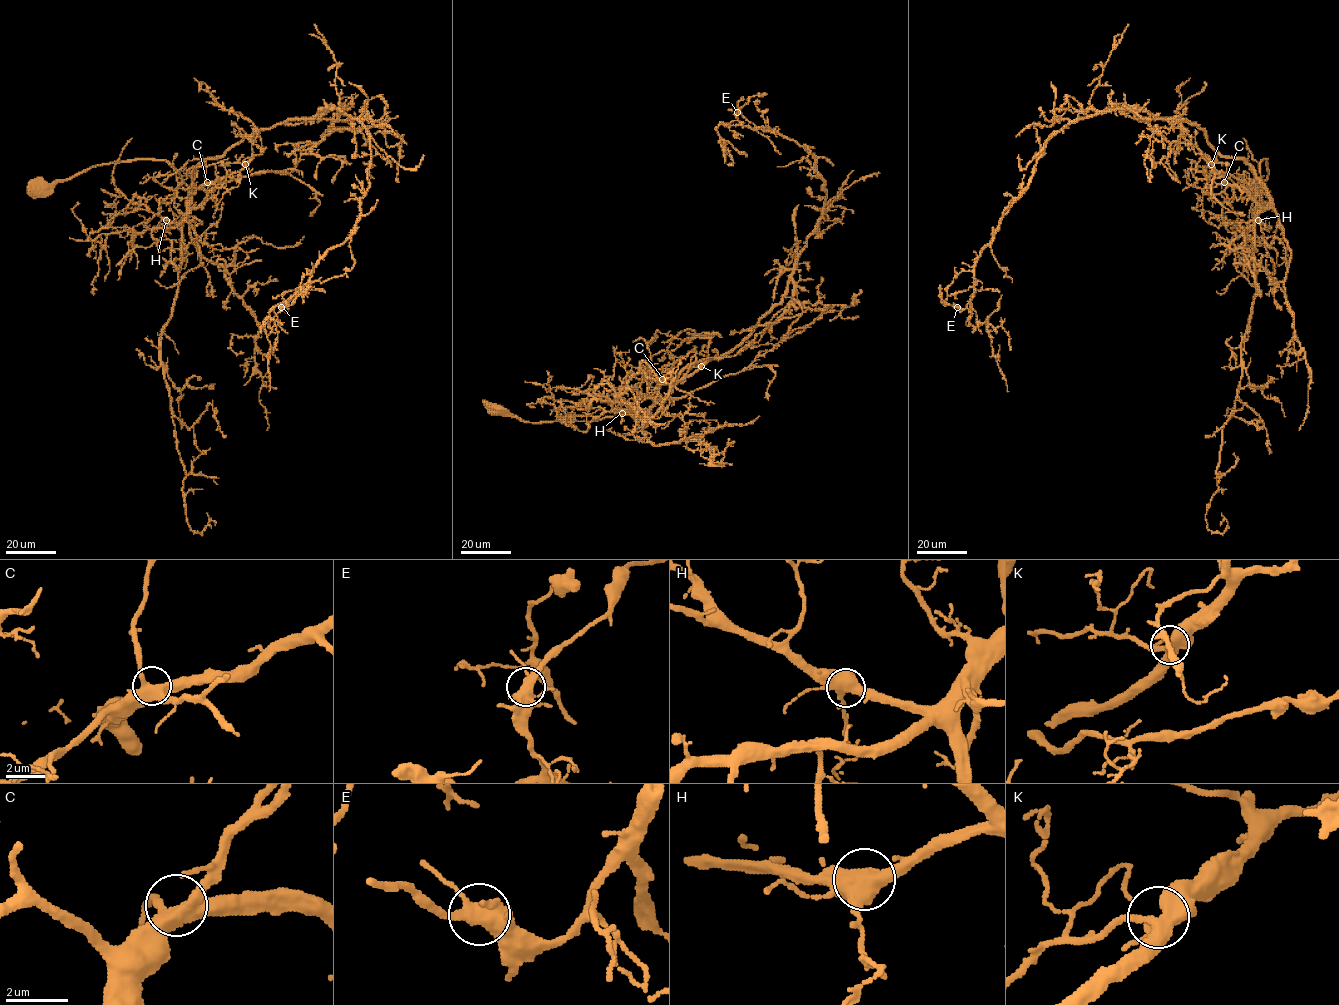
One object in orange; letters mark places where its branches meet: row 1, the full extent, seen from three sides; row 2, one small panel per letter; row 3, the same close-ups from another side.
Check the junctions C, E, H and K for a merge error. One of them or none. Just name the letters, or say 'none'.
none

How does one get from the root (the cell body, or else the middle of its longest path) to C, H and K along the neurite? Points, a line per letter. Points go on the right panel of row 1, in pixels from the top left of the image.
C: (1257, 187), (1268, 176), (1266, 159), (1260, 163), (1260, 184), (1269, 195), (1268, 208), (1237, 186), (1224, 182)
H: (1257, 187), (1268, 176), (1266, 159), (1260, 163), (1260, 184), (1270, 204), (1258, 212), (1254, 222), (1258, 220)
K: (1257, 187), (1268, 176), (1266, 159), (1260, 163), (1260, 184), (1269, 195), (1268, 208), (1229, 185), (1211, 164)

